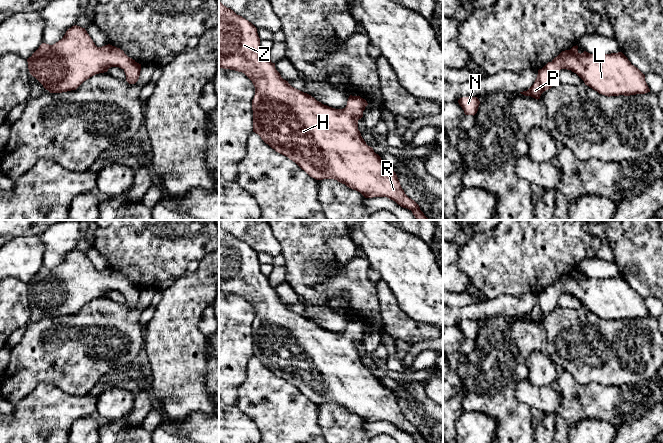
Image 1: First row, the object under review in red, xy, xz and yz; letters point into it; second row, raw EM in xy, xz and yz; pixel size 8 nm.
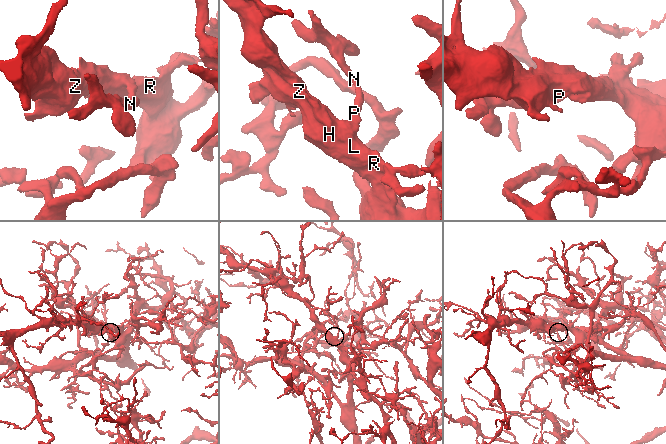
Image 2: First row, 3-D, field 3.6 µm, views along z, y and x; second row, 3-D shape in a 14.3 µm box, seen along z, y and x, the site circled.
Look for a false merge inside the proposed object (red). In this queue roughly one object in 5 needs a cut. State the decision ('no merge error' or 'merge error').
no merge error

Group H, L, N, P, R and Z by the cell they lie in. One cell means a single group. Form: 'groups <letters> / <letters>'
groups H L N P R Z

